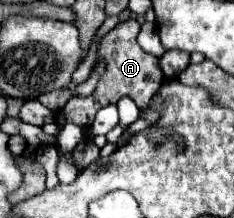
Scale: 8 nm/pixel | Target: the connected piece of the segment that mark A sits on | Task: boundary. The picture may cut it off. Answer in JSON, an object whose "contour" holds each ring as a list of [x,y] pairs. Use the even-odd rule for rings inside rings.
{"contour":[[[130,18],[122,24],[118,24],[114,30],[110,30],[102,38],[100,48],[98,48],[98,58],[102,58],[106,62],[106,74],[100,78],[96,90],[88,98],[70,98],[68,104],[56,116],[58,132],[64,128],[66,122],[72,122],[84,130],[84,140],[74,150],[60,152],[60,158],[70,160],[78,170],[84,170],[92,160],[96,160],[100,156],[100,148],[92,142],[94,136],[90,134],[90,126],[92,126],[98,110],[108,104],[116,104],[122,96],[132,98],[138,108],[144,108],[144,106],[148,106],[148,98],[152,98],[152,90],[156,90],[156,86],[160,86],[160,82],[164,82],[164,74],[158,66],[158,58],[152,54],[146,54],[138,46],[138,42],[136,42],[138,32],[140,32],[140,24],[134,18]],[[58,118],[60,118],[60,122],[58,122]]]}

